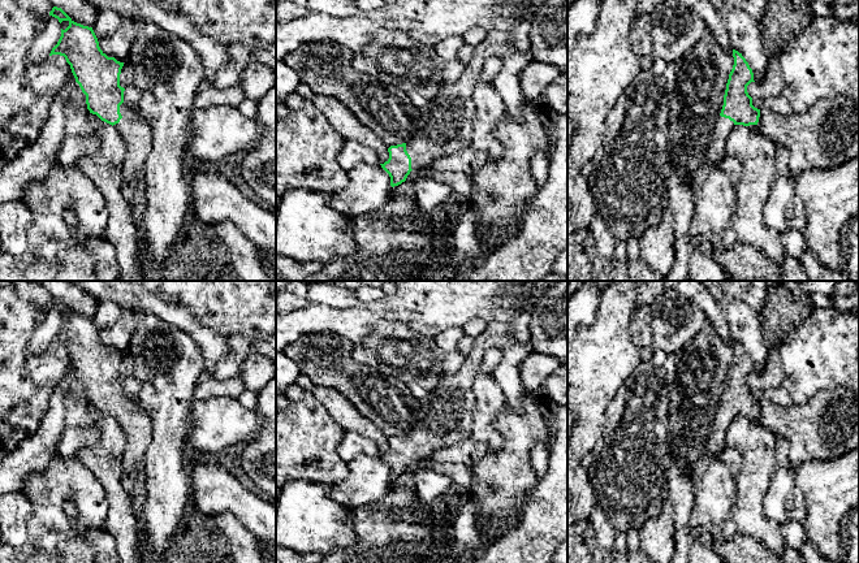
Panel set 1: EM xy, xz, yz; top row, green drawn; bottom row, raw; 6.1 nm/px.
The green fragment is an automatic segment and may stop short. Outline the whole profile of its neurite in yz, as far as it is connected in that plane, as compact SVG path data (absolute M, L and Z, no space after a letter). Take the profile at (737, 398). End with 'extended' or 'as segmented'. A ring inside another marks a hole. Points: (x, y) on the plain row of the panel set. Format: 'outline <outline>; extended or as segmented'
outline M733 341L734 356L729 365L724 386L724 397L716 412L715 430L704 447L707 455L718 460L726 446L726 432L735 416L743 416L756 423L760 400L752 397L747 377L754 372L754 364L746 350Z; extended

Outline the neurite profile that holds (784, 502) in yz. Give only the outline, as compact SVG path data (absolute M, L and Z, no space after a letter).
M776 436L774 472L765 494L764 511L781 524L790 520L803 523L806 516L804 498L795 484L795 472L789 439Z

